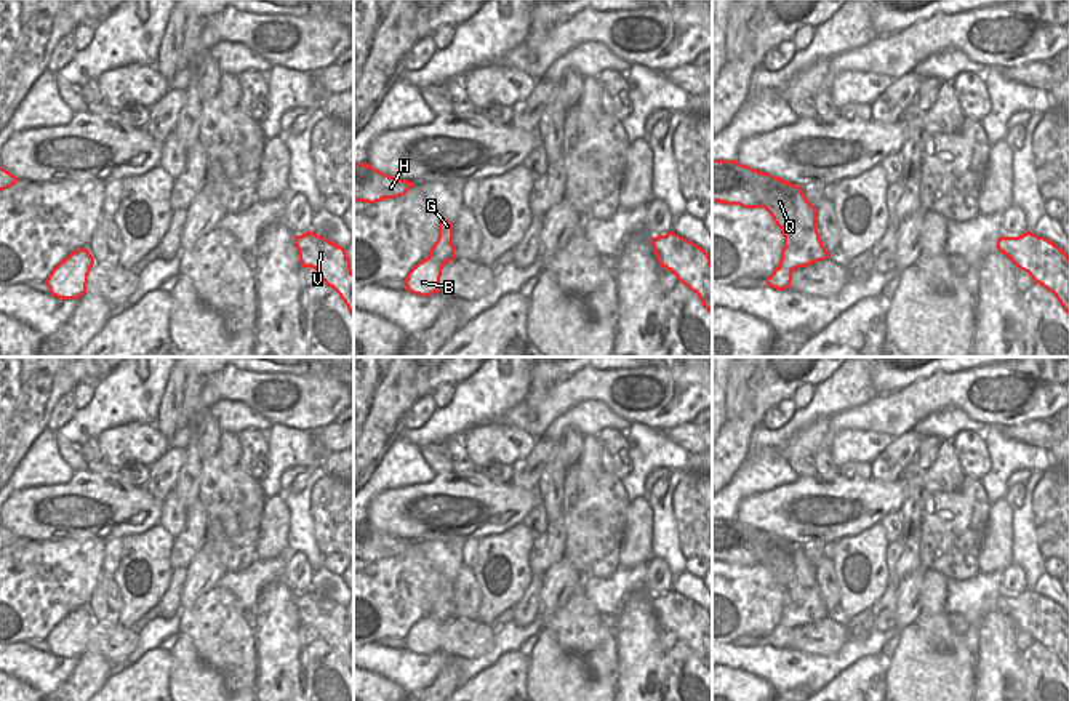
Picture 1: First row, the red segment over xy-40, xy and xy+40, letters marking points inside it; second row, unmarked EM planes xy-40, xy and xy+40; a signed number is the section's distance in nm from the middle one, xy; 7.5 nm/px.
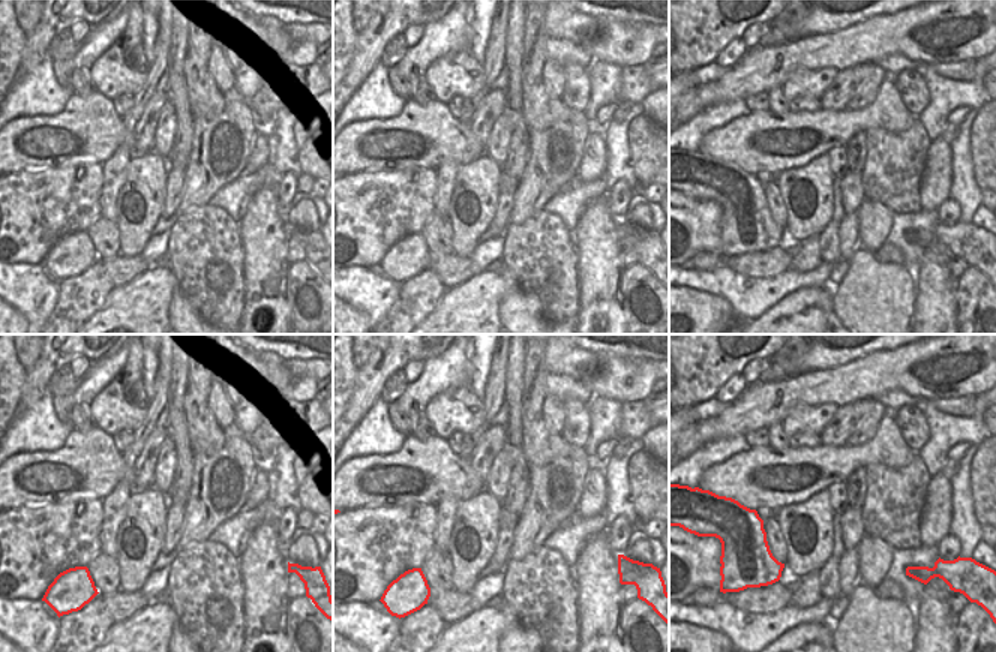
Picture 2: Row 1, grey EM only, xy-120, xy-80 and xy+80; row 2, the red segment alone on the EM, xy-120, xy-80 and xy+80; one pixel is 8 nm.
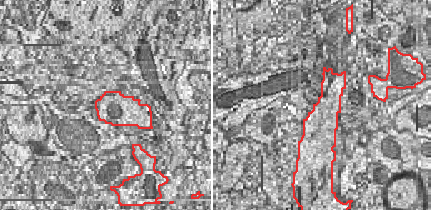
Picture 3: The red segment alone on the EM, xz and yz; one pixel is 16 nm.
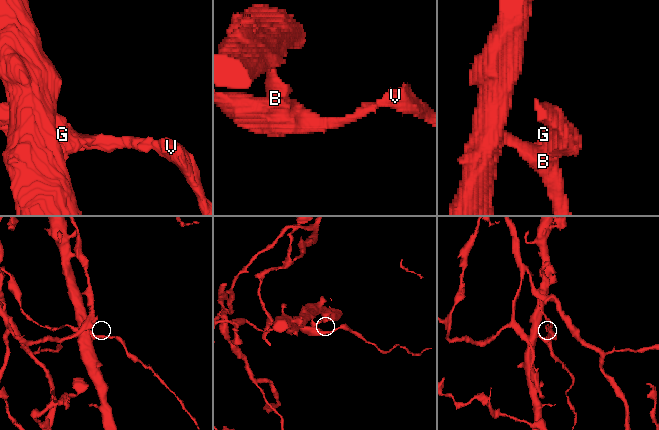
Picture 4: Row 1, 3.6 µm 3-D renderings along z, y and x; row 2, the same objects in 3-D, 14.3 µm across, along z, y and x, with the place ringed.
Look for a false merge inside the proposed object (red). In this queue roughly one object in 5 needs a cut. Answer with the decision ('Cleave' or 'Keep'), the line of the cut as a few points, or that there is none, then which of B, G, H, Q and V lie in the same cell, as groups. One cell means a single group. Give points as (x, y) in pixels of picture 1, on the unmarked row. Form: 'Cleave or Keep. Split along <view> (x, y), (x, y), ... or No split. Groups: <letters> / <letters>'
Keep. No split. Groups: B G H Q V.

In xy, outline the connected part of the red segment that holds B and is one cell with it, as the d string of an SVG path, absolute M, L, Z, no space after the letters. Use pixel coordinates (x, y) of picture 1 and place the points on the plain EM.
M443 575L438 578L438 597L429 610L429 615L419 619L403 639L405 648L427 656L440 651L442 627L454 618L453 581Z

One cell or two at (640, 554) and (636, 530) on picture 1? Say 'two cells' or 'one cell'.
one cell

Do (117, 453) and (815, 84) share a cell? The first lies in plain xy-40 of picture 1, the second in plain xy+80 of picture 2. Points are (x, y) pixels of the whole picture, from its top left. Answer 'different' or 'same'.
same

